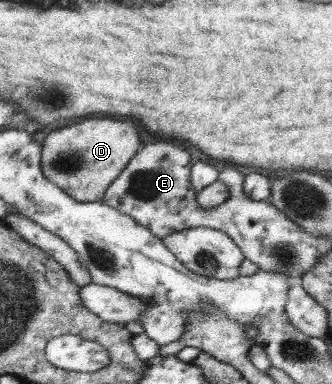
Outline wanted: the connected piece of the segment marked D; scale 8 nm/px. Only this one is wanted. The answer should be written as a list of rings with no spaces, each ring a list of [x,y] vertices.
[[[84,119],[72,127],[44,132],[41,170],[44,177],[80,202],[102,201],[108,186],[120,175],[140,149],[140,137],[130,121]]]

